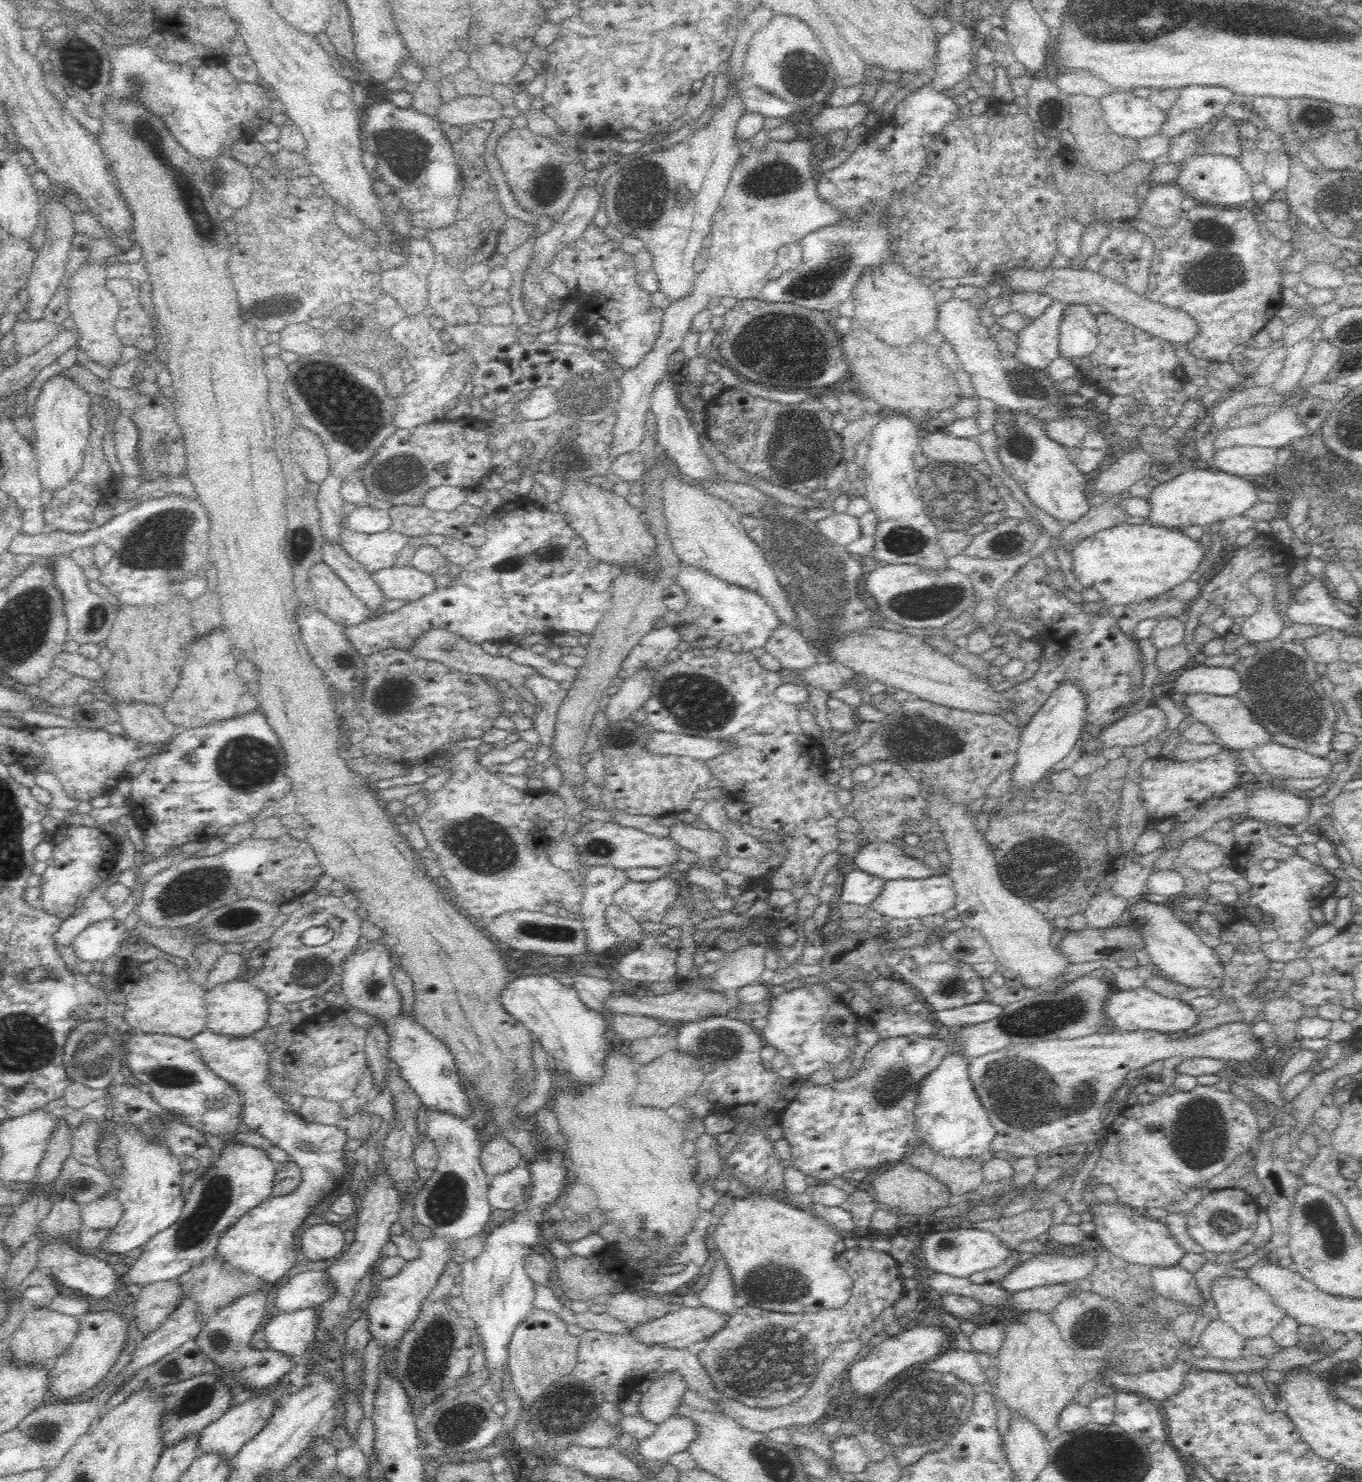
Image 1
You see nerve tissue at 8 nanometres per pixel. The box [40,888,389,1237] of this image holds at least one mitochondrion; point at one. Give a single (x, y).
(308, 972)

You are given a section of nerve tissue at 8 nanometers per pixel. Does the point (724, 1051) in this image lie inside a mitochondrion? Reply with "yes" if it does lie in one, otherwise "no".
yes

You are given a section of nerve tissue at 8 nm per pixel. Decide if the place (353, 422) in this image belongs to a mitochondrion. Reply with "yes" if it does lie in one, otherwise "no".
yes

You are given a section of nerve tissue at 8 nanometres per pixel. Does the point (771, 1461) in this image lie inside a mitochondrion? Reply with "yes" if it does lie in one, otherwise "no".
yes

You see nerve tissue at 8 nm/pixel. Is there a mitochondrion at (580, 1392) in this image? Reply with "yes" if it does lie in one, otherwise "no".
no

